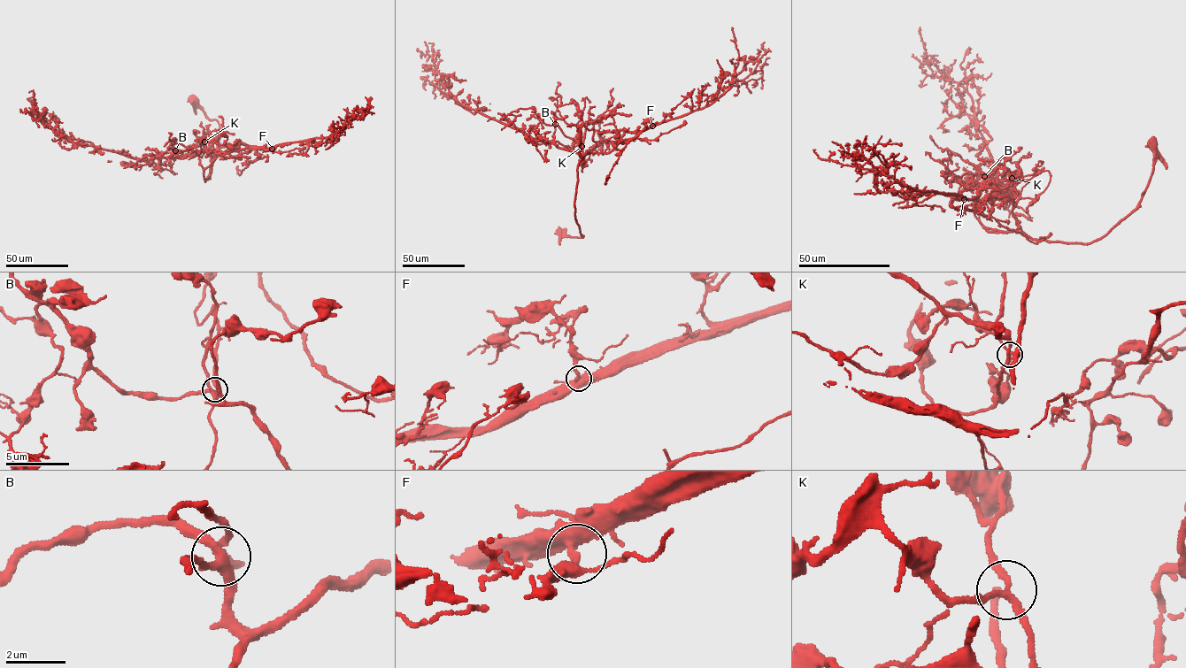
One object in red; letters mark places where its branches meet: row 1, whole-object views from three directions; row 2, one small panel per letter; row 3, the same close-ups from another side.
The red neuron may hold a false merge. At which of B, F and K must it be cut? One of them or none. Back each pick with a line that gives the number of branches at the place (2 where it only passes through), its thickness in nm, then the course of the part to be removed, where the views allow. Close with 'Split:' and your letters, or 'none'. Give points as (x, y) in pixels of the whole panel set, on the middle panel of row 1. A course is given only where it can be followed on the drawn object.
Split: none

